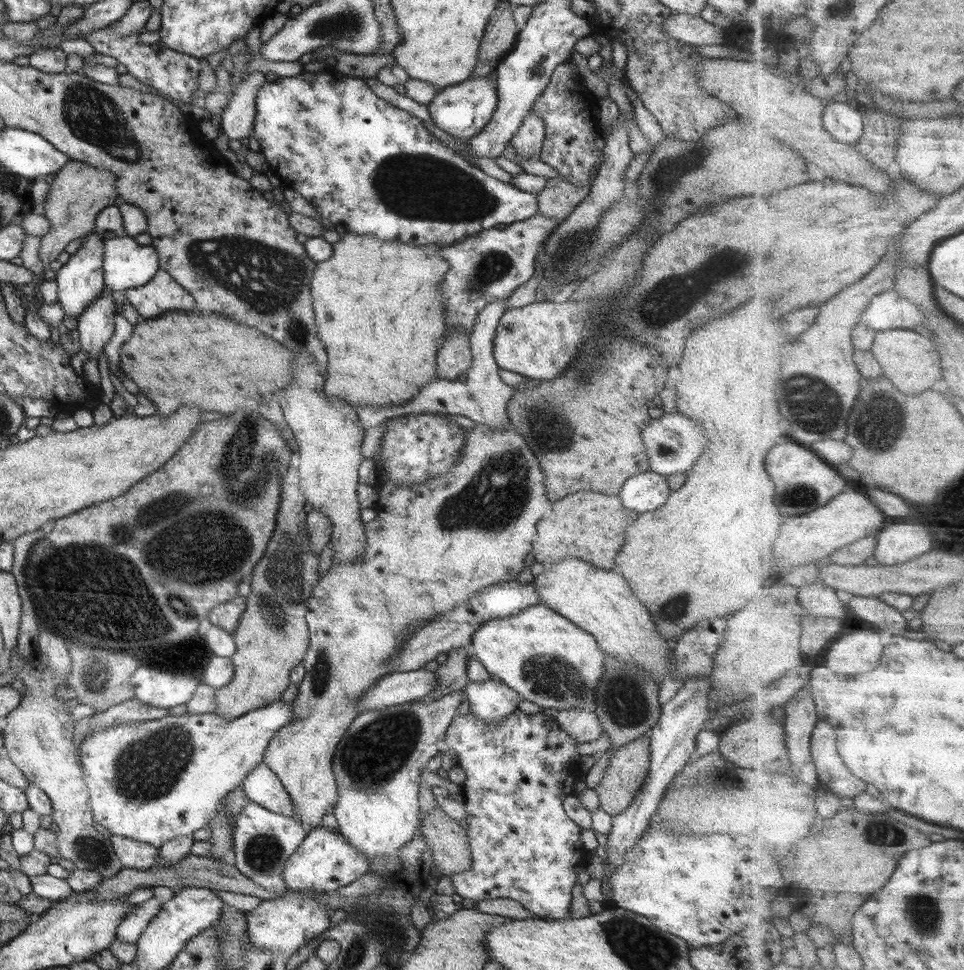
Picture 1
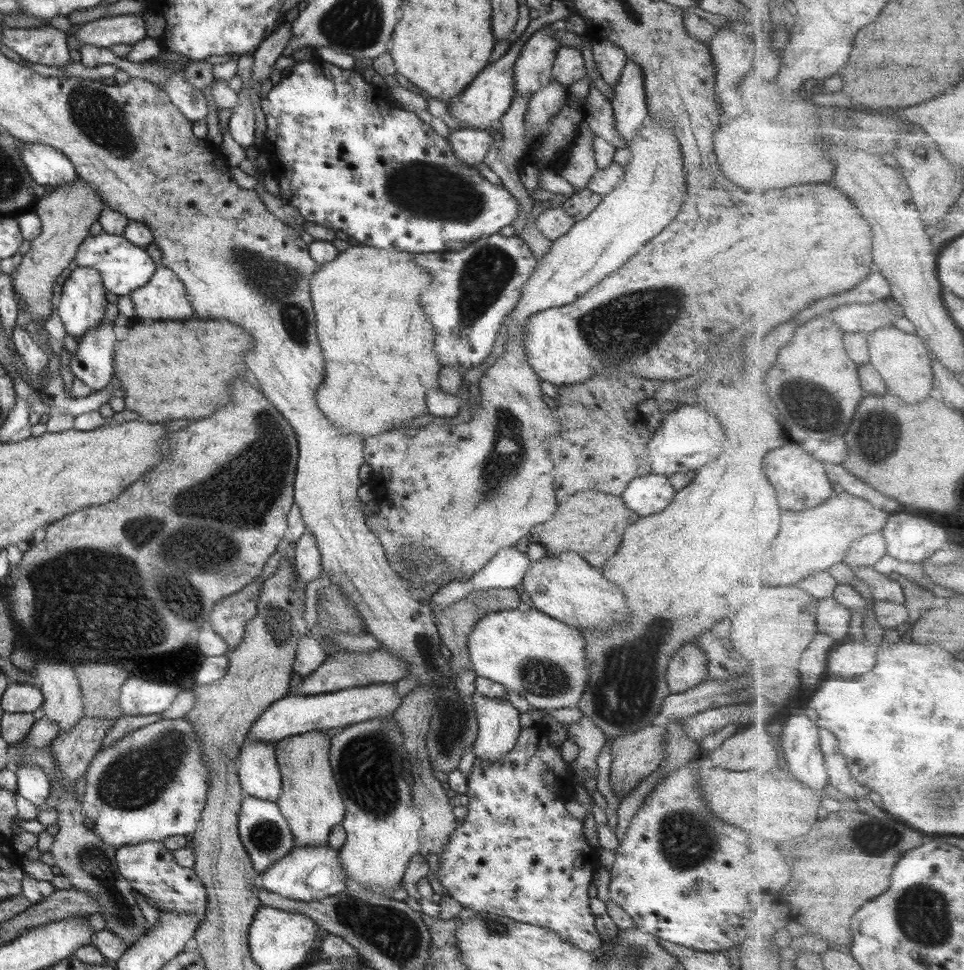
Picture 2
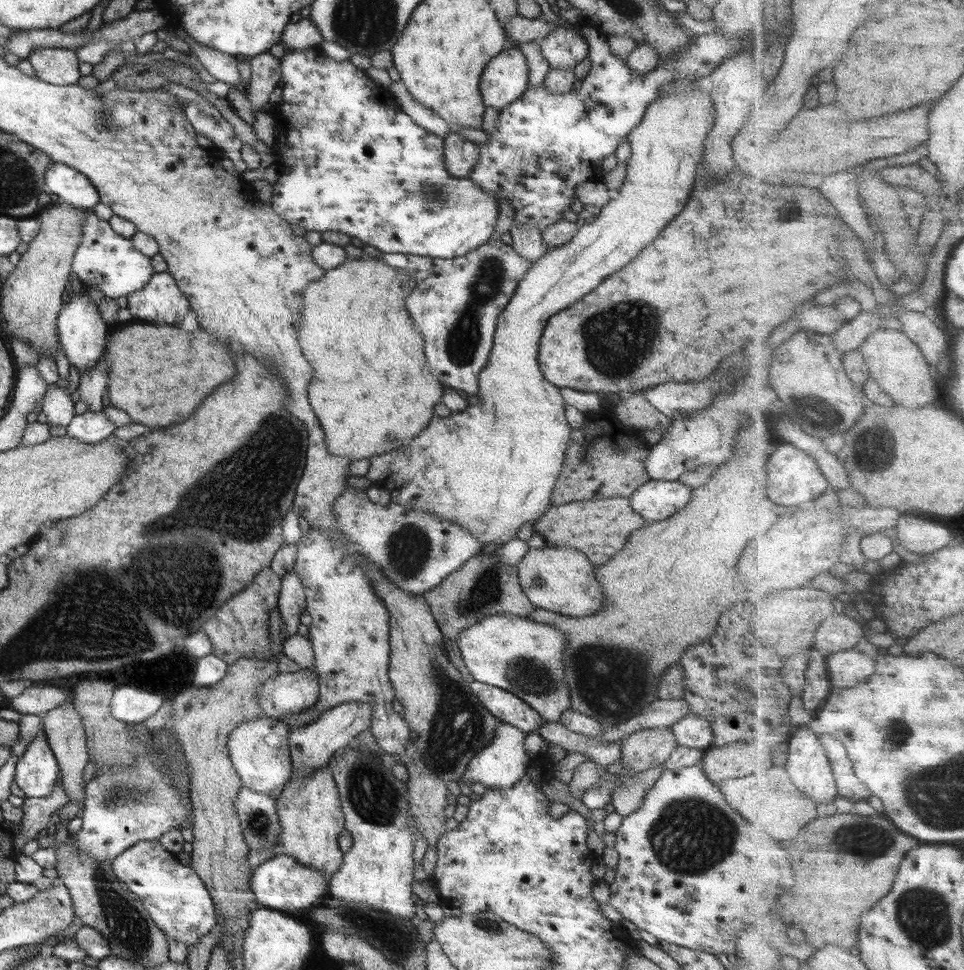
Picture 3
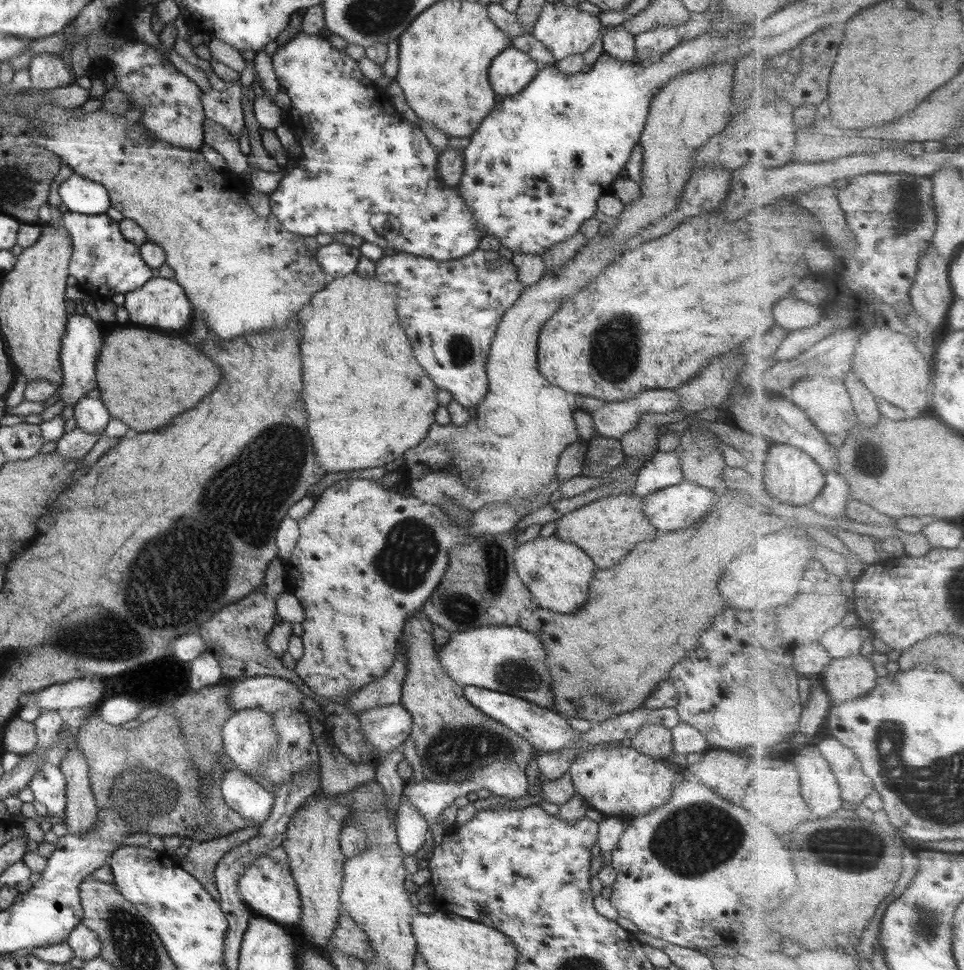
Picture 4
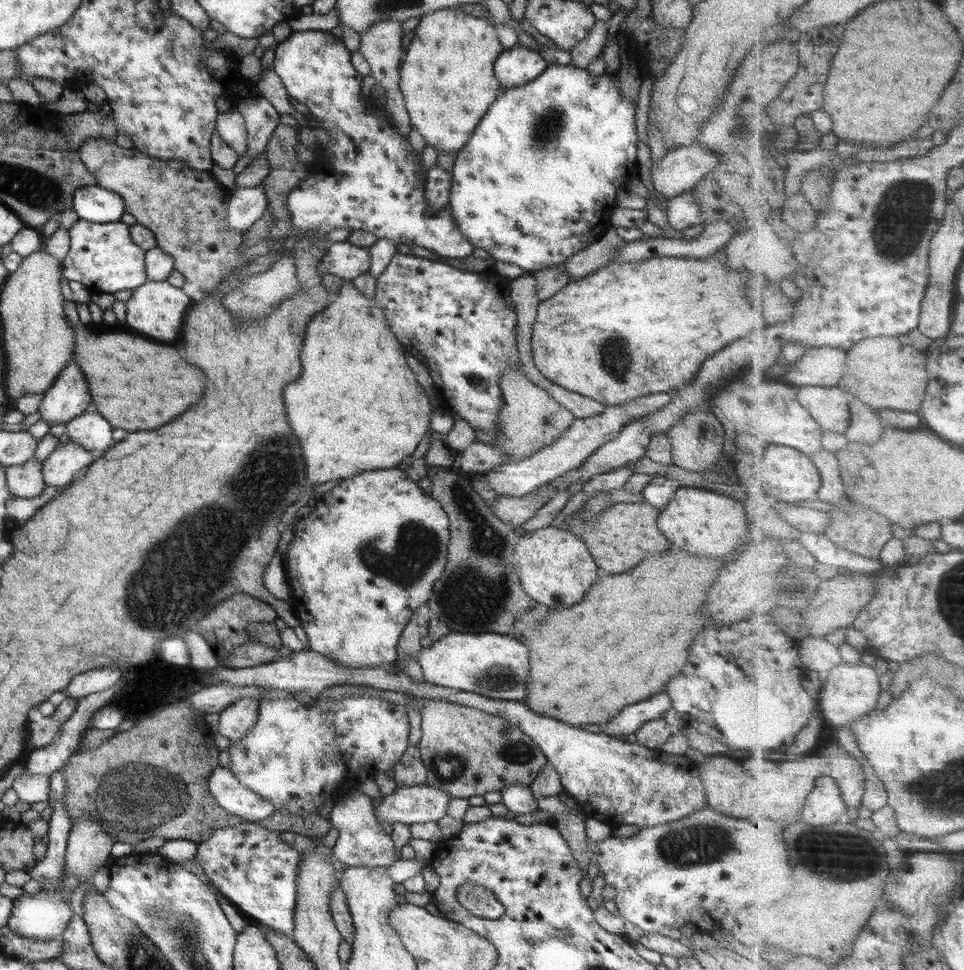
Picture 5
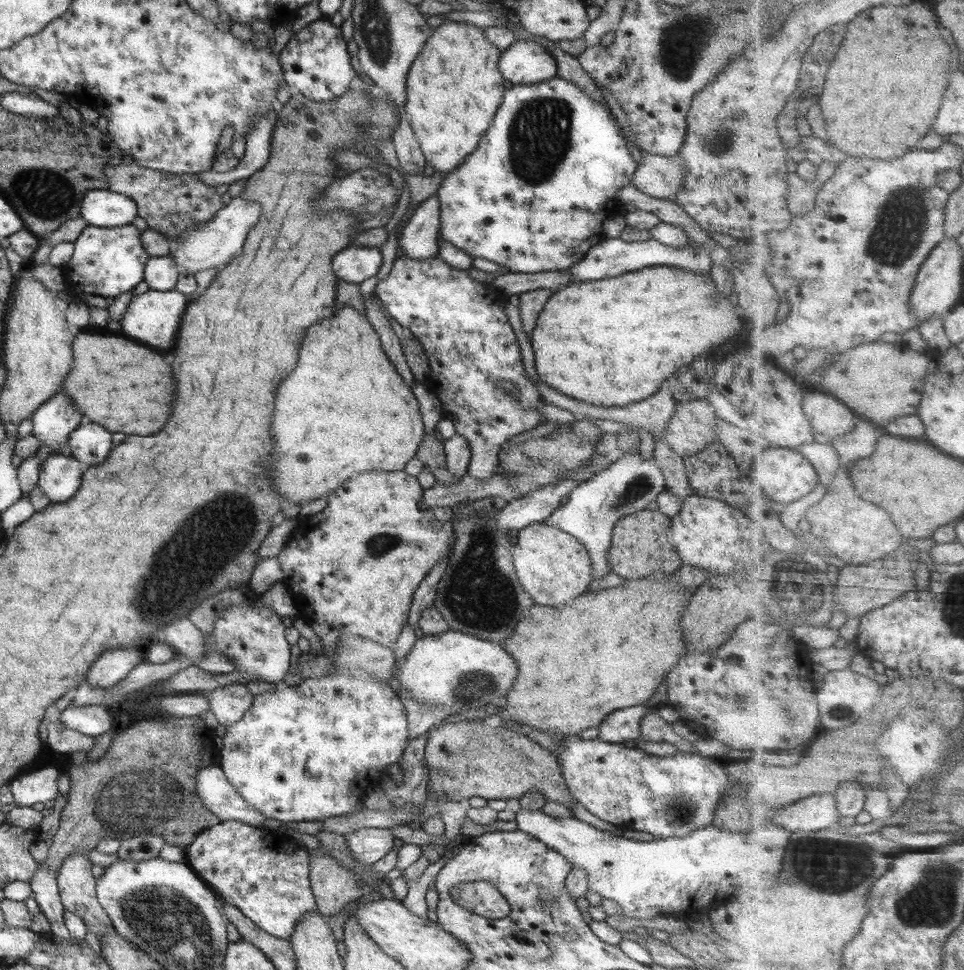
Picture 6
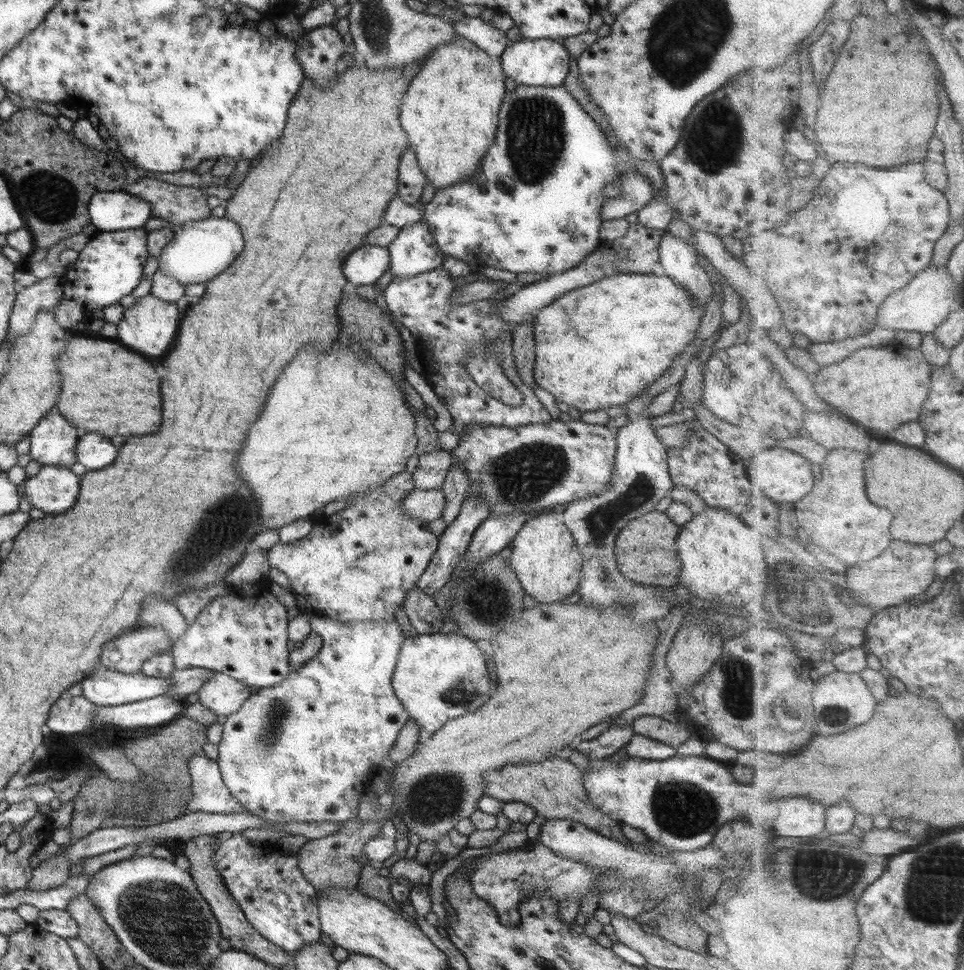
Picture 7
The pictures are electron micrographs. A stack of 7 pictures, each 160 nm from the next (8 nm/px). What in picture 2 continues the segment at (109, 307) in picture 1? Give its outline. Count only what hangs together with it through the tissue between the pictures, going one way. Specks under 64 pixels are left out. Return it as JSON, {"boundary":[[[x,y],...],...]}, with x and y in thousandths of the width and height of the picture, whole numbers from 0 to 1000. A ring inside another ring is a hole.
{"boundary":[[[108,330],[82,348],[74,381],[79,390],[85,392],[98,404],[106,402],[118,386],[116,373],[120,342],[124,342],[120,334]]]}

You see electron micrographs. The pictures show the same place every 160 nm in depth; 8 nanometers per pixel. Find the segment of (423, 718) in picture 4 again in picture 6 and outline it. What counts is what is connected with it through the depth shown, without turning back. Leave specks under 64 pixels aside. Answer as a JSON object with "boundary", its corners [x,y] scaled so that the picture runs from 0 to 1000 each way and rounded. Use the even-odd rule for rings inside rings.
{"boundary":[[[485,741],[485,742],[475,743],[472,745],[460,745],[457,747],[455,747],[455,746],[450,747],[444,755],[444,761],[443,761],[443,765],[441,767],[441,781],[440,782],[442,786],[444,786],[443,799],[445,800],[445,805],[443,806],[443,812],[445,812],[445,814],[449,814],[449,816],[451,816],[451,819],[462,819],[462,821],[464,821],[464,823],[466,823],[466,825],[478,826],[481,823],[487,824],[487,823],[490,823],[490,821],[498,821],[498,823],[503,823],[504,825],[519,824],[519,825],[527,826],[527,825],[538,824],[543,819],[546,819],[547,816],[550,816],[550,815],[560,815],[567,823],[567,827],[568,826],[580,827],[581,829],[588,831],[588,834],[591,834],[594,837],[594,835],[592,833],[592,827],[595,826],[595,823],[591,819],[591,815],[588,813],[588,809],[584,805],[584,800],[583,800],[582,794],[580,793],[580,781],[576,778],[576,776],[572,776],[566,771],[563,771],[559,766],[556,766],[554,763],[550,762],[550,760],[544,759],[544,757],[537,757],[537,755],[533,755],[533,753],[523,753],[523,751],[521,751],[521,748],[517,748],[517,751],[510,751],[510,748],[506,748],[506,746],[504,746],[504,744],[502,744],[502,741],[495,741],[495,742]]]}

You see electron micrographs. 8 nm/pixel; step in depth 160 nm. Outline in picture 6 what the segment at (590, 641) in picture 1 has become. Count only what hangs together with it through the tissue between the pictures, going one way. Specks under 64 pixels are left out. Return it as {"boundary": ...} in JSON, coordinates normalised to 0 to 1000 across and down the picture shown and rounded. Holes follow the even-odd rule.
{"boundary":[[[473,649],[440,655],[430,662],[421,679],[413,684],[411,691],[419,711],[417,715],[452,730],[471,732],[477,727],[504,727],[508,724],[508,715],[510,722],[523,720],[537,695],[535,680],[520,663]]]}

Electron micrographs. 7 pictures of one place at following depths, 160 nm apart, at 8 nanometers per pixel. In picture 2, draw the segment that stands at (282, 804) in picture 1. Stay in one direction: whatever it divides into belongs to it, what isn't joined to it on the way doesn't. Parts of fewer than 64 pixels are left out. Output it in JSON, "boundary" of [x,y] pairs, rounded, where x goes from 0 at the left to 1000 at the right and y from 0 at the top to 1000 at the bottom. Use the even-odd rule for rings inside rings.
{"boundary":[[[255,763],[246,779],[247,802],[257,821],[287,827],[293,819],[291,798],[286,788],[287,764]]]}

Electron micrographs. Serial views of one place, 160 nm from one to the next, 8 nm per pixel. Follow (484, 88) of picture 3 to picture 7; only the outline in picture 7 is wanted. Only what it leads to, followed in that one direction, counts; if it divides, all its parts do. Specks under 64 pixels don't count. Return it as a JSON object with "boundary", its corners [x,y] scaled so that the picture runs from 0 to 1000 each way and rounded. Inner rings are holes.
{"boundary":[[[546,38],[527,46],[518,60],[522,75],[526,80],[531,81],[535,87],[564,89],[564,91],[584,89],[593,64],[591,55],[586,51],[583,42],[552,41]]]}

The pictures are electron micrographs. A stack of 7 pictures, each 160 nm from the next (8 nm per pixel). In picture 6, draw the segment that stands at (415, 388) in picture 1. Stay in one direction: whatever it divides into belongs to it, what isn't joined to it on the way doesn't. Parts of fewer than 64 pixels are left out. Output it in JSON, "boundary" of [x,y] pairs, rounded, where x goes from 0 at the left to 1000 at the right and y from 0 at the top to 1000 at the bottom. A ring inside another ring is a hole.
{"boundary":[[[365,314],[356,315],[340,328],[322,336],[313,359],[309,377],[286,402],[286,423],[282,437],[286,466],[282,468],[284,505],[293,511],[295,520],[314,521],[318,526],[326,516],[339,512],[355,501],[367,489],[380,487],[419,486],[421,478],[432,471],[441,447],[434,412],[427,399],[417,392],[409,375],[400,367],[387,334],[378,323]]]}

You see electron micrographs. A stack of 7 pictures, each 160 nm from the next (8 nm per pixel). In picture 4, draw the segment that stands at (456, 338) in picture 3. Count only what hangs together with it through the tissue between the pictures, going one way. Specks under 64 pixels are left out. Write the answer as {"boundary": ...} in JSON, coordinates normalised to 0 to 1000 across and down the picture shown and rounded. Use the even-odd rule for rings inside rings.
{"boundary":[[[497,256],[484,262],[482,265],[477,265],[471,268],[448,268],[447,266],[436,265],[432,262],[423,262],[422,260],[410,261],[407,263],[398,263],[396,266],[389,269],[389,285],[396,291],[401,291],[412,295],[412,323],[417,338],[421,341],[423,348],[426,351],[430,368],[436,374],[436,377],[444,385],[444,388],[449,392],[449,395],[454,401],[460,400],[469,406],[469,410],[473,411],[479,419],[484,422],[493,420],[501,412],[505,405],[505,384],[504,377],[508,356],[512,348],[512,343],[517,338],[521,325],[527,320],[535,308],[540,304],[544,298],[543,291],[538,288],[535,274],[530,268],[519,265],[518,259],[498,258]]]}

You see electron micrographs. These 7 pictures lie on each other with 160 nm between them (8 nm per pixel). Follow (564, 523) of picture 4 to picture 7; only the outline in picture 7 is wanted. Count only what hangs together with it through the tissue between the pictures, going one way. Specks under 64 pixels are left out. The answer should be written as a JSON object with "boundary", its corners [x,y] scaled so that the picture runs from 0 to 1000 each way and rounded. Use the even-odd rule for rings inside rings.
{"boundary":[[[677,525],[675,528],[652,536],[640,551],[638,557],[639,581],[641,588],[658,600],[699,604],[705,592],[705,576],[700,566],[700,557],[706,542],[693,531]]]}

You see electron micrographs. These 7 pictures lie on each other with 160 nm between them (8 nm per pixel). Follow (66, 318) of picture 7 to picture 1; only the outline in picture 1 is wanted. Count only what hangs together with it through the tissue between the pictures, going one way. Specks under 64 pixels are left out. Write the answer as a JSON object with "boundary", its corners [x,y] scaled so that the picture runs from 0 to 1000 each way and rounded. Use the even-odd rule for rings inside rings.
{"boundary":[[[133,242],[127,245],[108,246],[107,287],[110,297],[115,300],[149,295],[166,277],[165,262],[159,254],[146,253]]]}

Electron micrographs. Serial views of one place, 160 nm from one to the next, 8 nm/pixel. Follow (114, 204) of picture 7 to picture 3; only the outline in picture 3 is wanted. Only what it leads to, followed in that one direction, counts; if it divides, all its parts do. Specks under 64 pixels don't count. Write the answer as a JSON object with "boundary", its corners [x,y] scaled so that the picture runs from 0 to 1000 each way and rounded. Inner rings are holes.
{"boundary":[[[55,166],[48,173],[46,192],[51,200],[59,200],[66,209],[95,218],[103,202],[90,181],[70,169]]]}

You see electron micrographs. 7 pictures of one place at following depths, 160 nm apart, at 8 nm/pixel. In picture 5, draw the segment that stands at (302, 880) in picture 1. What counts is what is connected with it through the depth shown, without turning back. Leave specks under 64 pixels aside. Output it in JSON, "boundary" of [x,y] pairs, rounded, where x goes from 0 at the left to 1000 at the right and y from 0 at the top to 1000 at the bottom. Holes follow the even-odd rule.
{"boundary":[[[256,847],[224,854],[218,864],[205,869],[204,873],[202,884],[218,909],[251,944],[303,968],[307,902],[312,881],[290,864],[290,858],[282,858],[266,847]]]}

